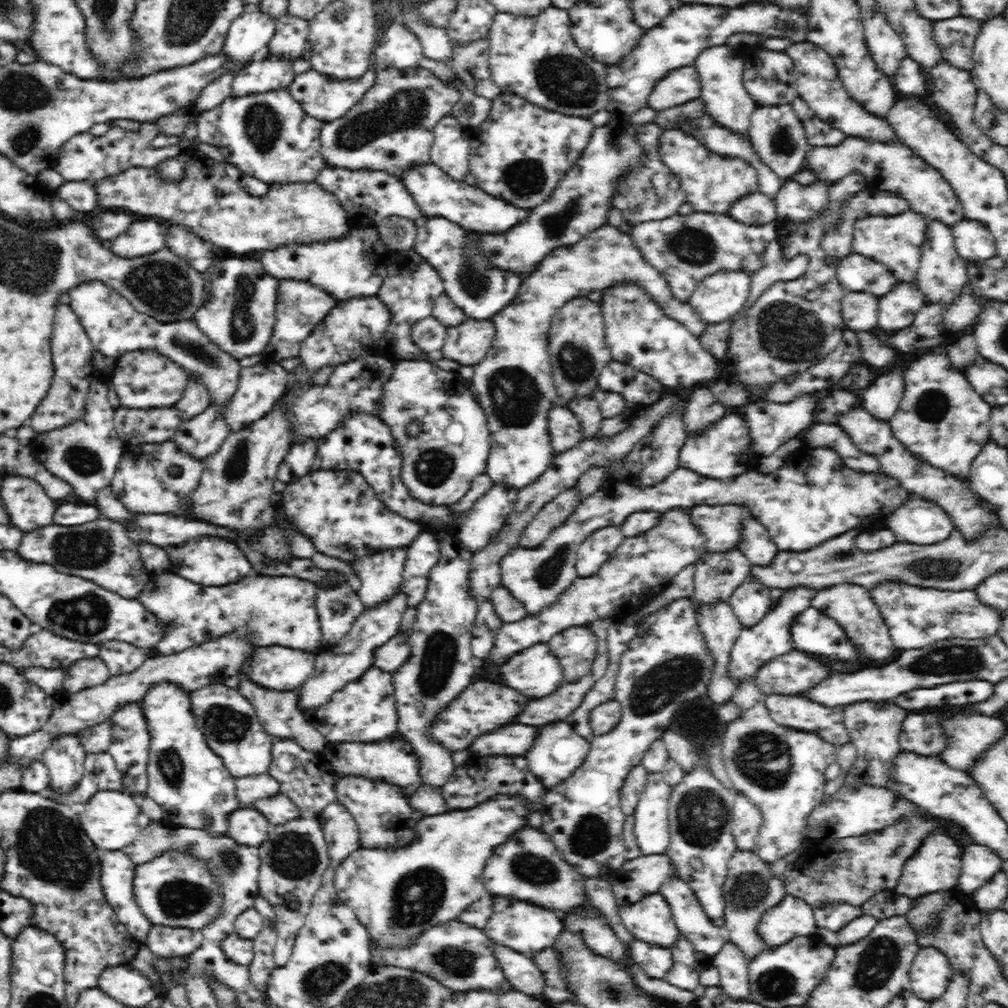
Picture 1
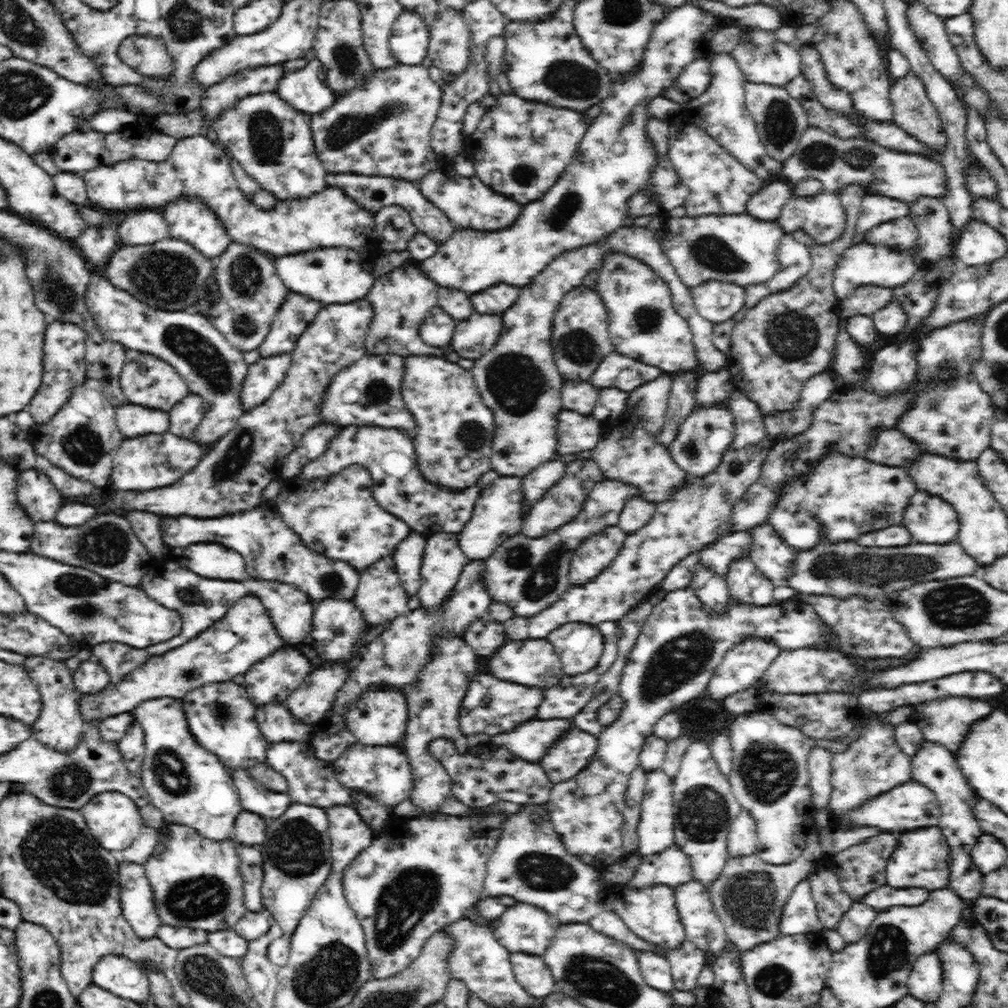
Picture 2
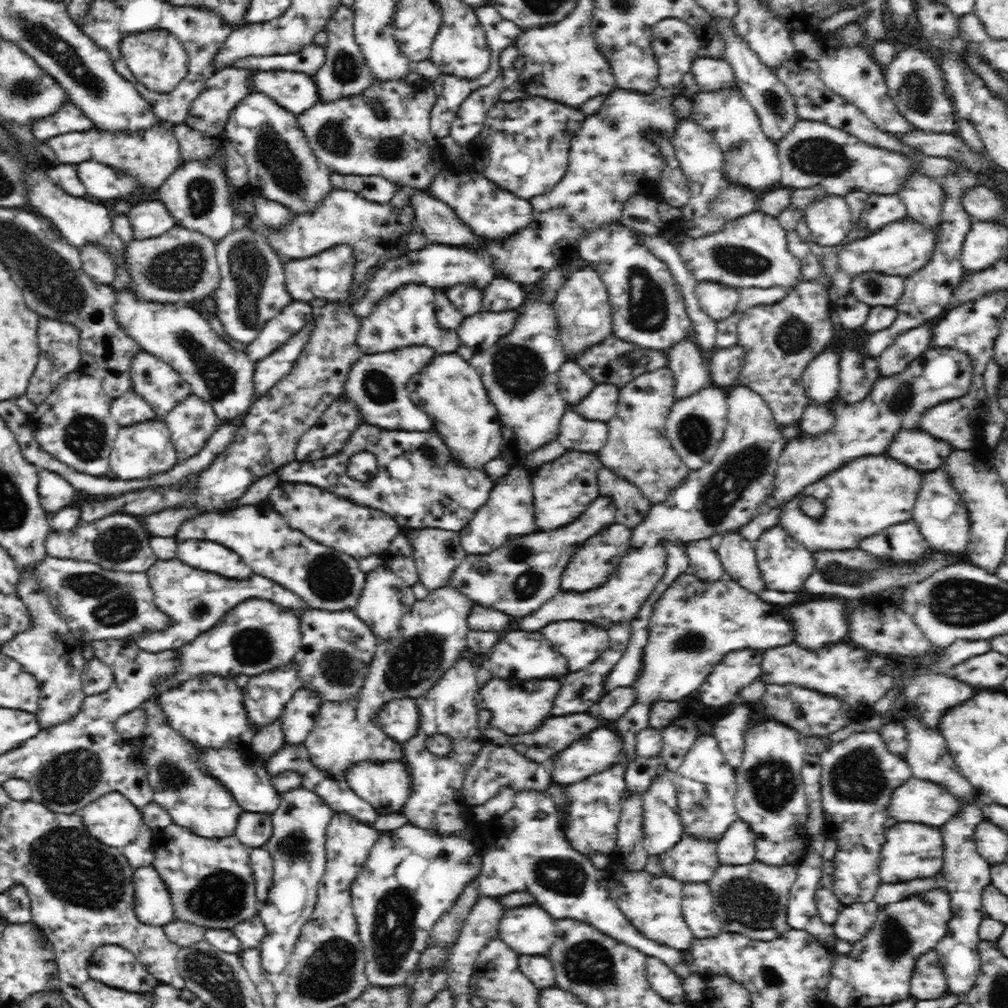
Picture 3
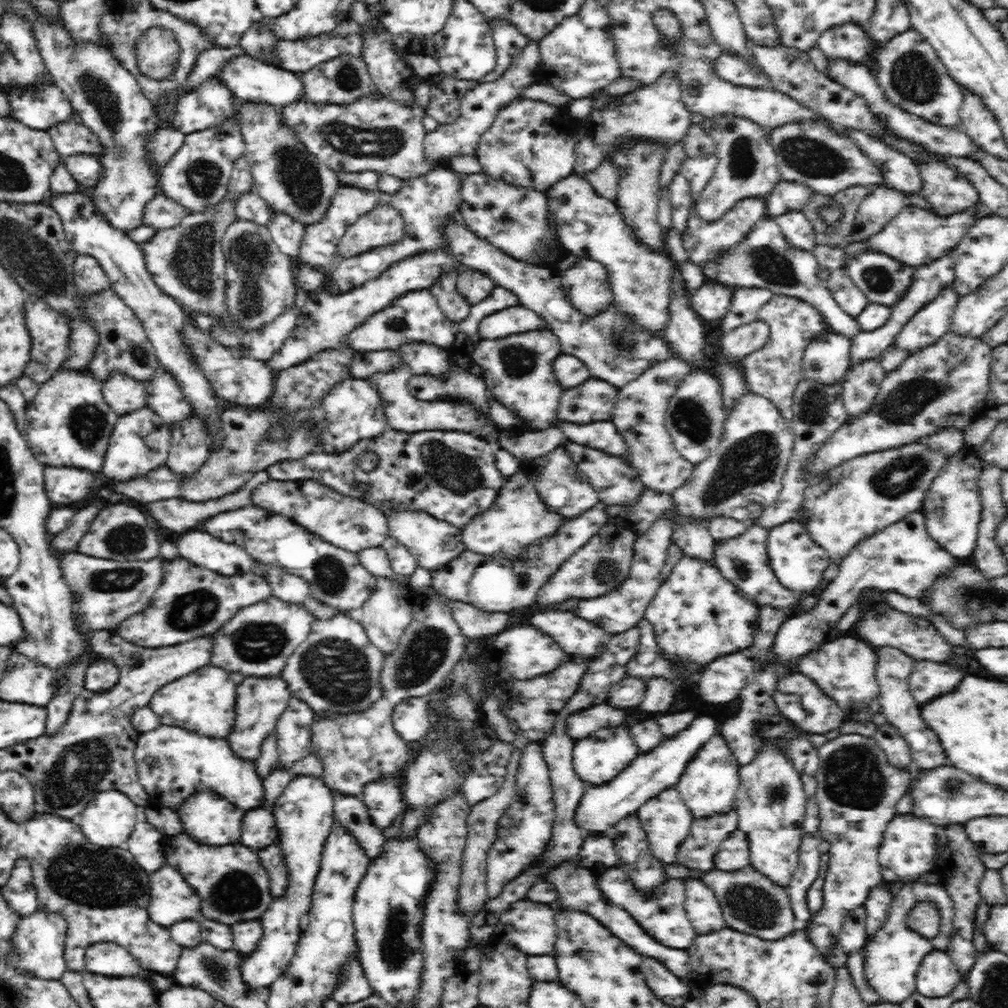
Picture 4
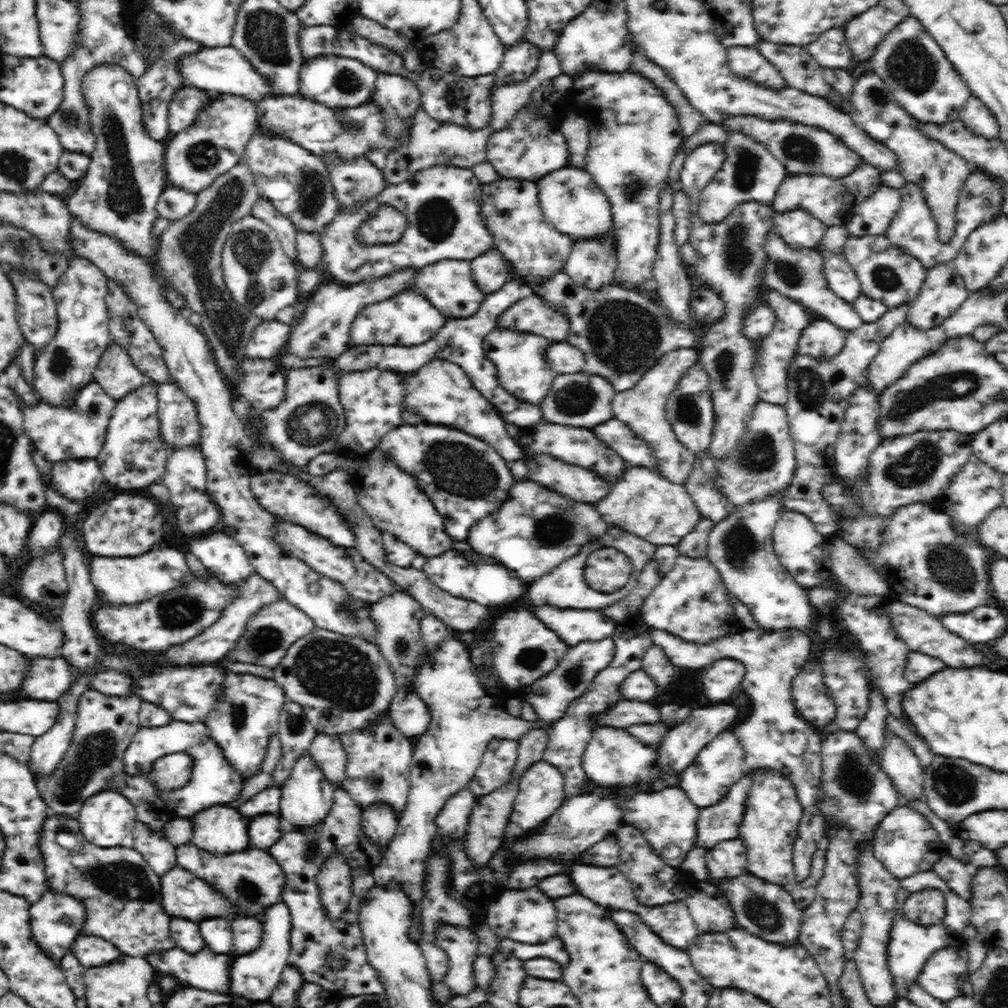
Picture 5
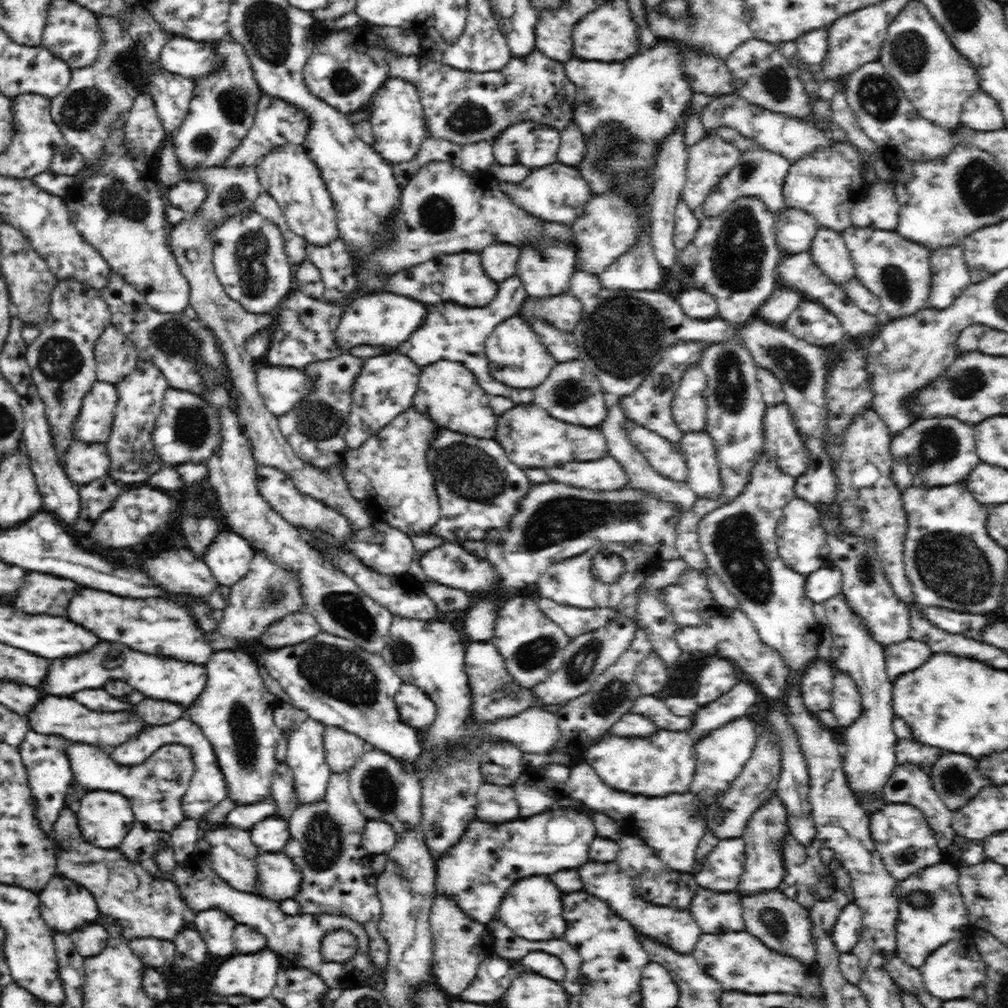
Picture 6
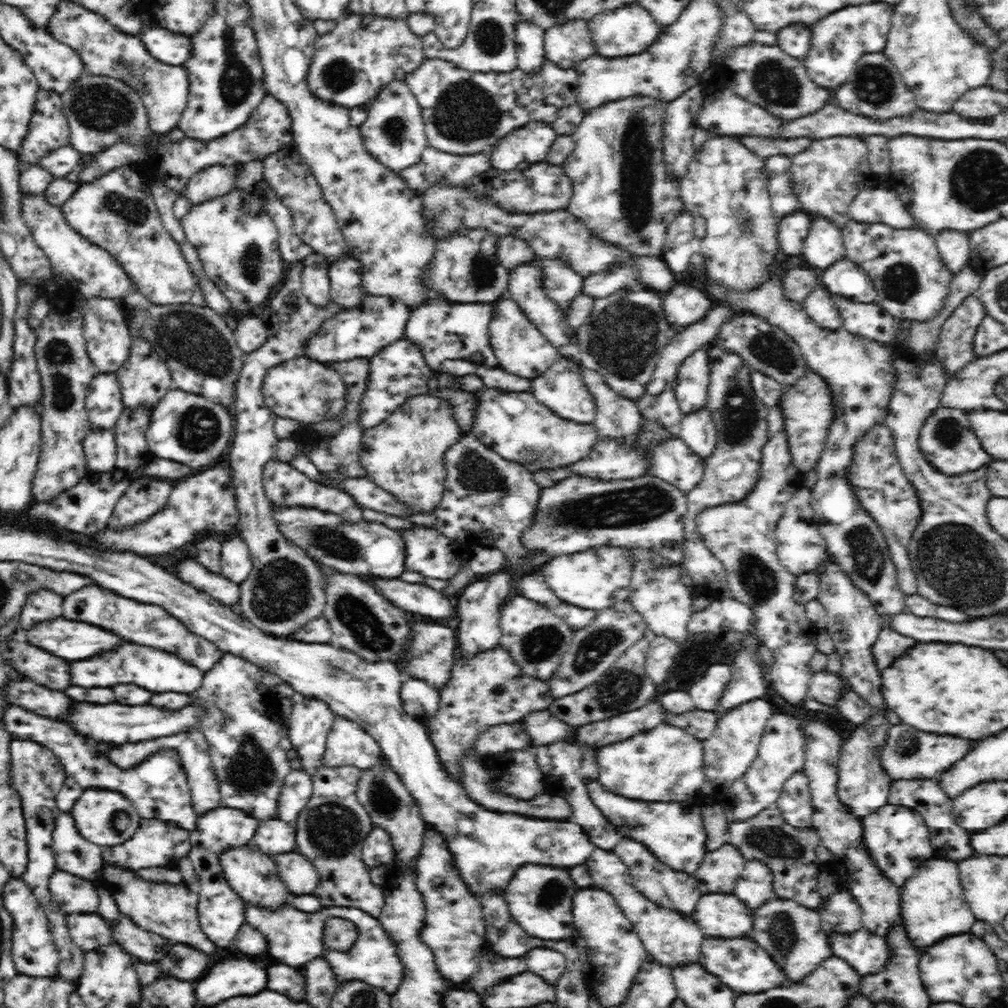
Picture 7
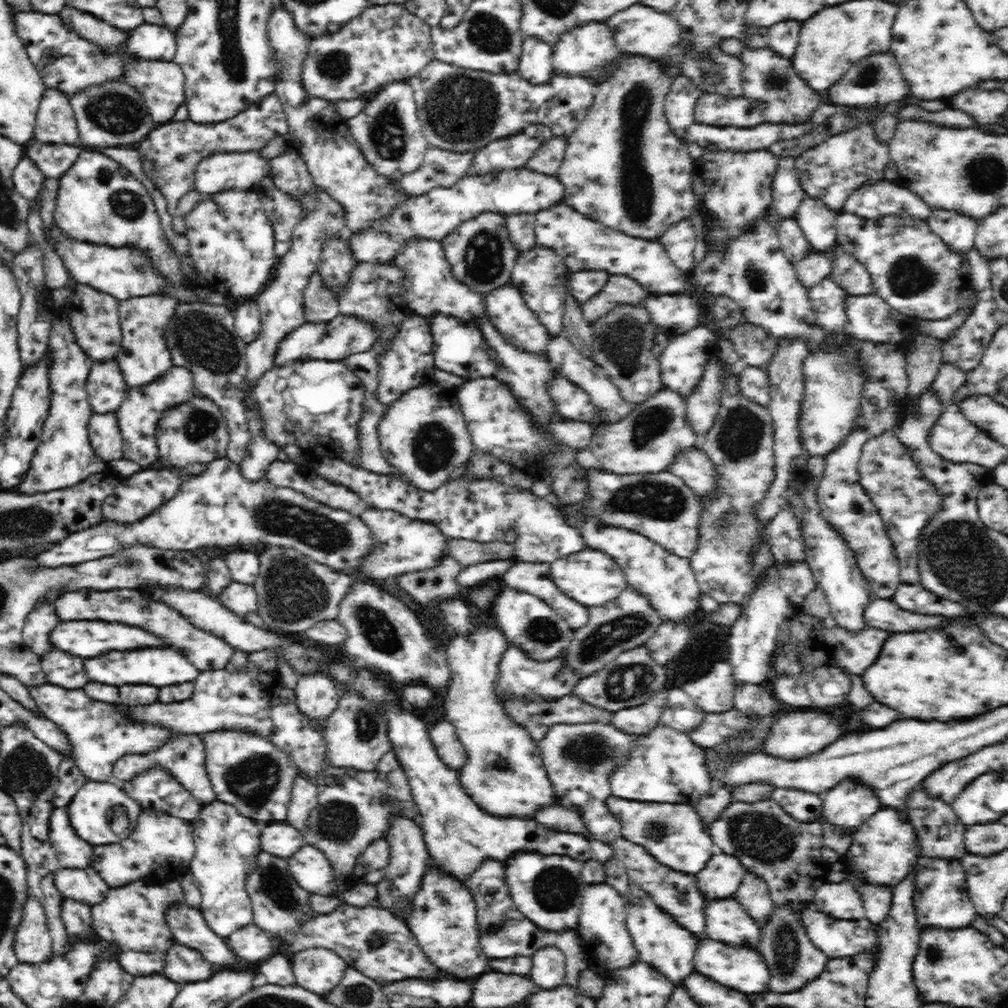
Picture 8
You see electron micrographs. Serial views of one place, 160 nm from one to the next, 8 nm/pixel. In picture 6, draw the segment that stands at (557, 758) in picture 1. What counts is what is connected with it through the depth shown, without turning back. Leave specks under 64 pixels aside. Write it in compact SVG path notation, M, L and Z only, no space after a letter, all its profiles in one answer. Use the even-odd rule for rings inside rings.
M658 729L649 737L622 737L608 734L608 736L602 736L590 748L587 748L584 762L596 771L602 781L616 790L634 795L646 794L650 798L660 798L660 796L666 797L668 794L689 792L688 788L697 768L695 746L694 740L686 731Z

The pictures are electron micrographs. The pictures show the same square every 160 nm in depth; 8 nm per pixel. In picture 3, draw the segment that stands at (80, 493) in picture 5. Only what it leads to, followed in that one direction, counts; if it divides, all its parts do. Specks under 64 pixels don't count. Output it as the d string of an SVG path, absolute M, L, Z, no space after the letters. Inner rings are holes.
M38 470L38 501L46 514L59 512L72 504L76 489L60 475L48 470Z

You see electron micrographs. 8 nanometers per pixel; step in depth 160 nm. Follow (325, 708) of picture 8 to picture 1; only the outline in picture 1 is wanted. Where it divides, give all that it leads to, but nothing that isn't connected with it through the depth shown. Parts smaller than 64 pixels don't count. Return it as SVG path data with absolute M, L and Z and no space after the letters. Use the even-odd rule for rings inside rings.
M298 816L284 824L271 825L266 842L258 847L258 857L261 860L259 894L270 902L276 915L275 931L278 936L273 948L273 959L276 966L281 967L292 956L296 937L304 926L312 899L322 886L330 866L328 845L320 821Z

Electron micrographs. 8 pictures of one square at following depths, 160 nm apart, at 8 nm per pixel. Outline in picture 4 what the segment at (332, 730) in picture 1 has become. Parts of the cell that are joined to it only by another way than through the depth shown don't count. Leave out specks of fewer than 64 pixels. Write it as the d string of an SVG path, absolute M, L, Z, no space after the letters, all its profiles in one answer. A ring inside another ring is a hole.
M425 697L404 699L393 712L392 726L407 743L414 745L430 728L431 712Z

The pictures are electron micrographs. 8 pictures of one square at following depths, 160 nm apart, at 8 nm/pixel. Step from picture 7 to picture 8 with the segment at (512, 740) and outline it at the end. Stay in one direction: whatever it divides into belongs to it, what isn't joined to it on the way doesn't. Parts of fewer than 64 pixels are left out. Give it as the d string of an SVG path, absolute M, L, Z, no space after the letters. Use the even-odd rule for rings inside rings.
M564 695L554 701L518 701L510 699L504 704L506 715L521 724L529 732L537 744L554 723L593 723L606 722L612 718L613 712L598 709L574 695Z

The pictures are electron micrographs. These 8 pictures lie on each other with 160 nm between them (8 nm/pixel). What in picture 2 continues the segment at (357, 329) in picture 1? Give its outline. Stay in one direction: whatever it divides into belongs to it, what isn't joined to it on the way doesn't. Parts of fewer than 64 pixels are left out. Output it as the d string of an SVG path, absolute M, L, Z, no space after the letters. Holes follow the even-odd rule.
M364 298L348 304L330 304L318 312L318 316L308 325L296 343L296 348L290 353L291 364L282 384L272 393L264 404L244 412L239 418L236 428L231 428L216 444L206 449L202 460L181 479L166 487L158 487L147 491L117 491L113 492L102 512L143 511L157 515L178 517L185 516L220 516L222 512L244 512L248 509L260 508L265 504L263 490L272 481L280 480L279 467L294 448L302 435L314 425L318 425L321 416L322 396L334 375L342 368L350 366L368 353L364 349L364 340L369 331L374 308Z

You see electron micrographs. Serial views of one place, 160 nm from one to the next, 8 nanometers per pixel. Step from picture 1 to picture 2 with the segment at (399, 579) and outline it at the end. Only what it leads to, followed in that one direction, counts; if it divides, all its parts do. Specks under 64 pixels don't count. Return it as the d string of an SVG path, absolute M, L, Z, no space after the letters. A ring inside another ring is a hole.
M386 556L378 560L375 564L367 566L360 574L361 580L354 595L353 603L362 611L363 618L367 624L386 627L392 623L397 616L408 611L409 596L401 586L392 556Z

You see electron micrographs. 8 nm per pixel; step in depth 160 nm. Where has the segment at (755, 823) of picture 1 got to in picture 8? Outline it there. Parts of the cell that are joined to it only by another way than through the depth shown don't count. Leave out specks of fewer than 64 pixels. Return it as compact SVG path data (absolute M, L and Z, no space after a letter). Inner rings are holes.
M716 854L710 864L694 876L704 896L720 899L722 896L733 896L747 871L739 858L731 854Z

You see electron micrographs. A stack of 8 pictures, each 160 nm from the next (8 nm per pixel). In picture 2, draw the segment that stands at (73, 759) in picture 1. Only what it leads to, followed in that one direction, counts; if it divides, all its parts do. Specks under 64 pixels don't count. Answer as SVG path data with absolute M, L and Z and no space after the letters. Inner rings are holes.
M43 656L26 657L25 670L37 683L42 703L39 716L31 726L31 738L40 741L46 748L54 749L62 755L69 755L78 746L85 728L79 710L82 693L78 692L74 685L72 672L64 667L64 660L54 661Z

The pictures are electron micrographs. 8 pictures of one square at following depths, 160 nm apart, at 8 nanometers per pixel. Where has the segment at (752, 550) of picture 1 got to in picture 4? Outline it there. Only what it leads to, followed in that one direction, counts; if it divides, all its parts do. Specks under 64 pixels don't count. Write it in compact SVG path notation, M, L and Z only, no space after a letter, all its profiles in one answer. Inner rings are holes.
M797 520L786 522L781 526L769 530L767 540L768 563L782 586L790 591L798 591L807 596L809 592L818 588L826 566L833 562L826 550L817 546L807 534L807 528Z

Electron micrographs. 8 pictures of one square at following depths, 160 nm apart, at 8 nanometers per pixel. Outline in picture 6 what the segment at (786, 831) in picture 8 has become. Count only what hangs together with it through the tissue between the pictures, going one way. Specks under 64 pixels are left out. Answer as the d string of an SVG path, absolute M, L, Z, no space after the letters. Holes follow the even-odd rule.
M791 834L782 840L782 859L787 873L778 889L807 909L817 900L816 888L822 881L825 866L819 852L824 847L818 838L806 847Z

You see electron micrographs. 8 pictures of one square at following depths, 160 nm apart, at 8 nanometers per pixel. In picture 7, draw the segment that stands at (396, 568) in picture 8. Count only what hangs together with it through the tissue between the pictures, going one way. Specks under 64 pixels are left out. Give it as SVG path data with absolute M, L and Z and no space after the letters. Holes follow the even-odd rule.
M416 527L404 532L405 568L438 580L448 581L464 570L468 557L452 549L452 540L437 530Z

